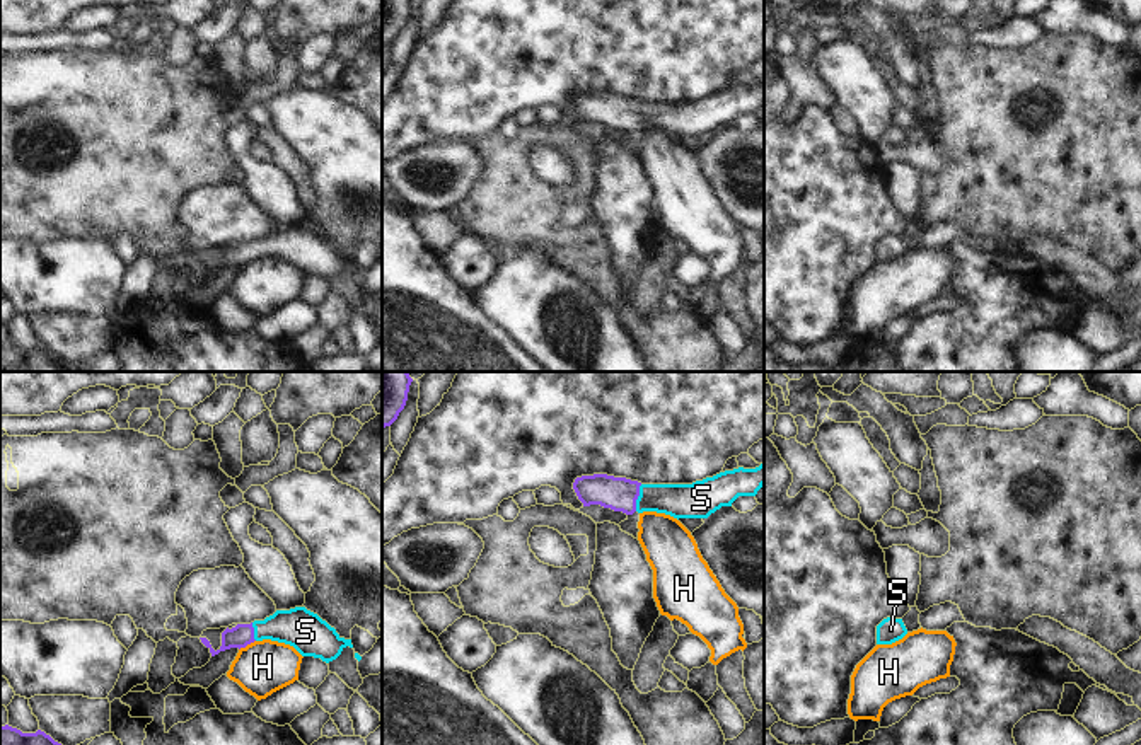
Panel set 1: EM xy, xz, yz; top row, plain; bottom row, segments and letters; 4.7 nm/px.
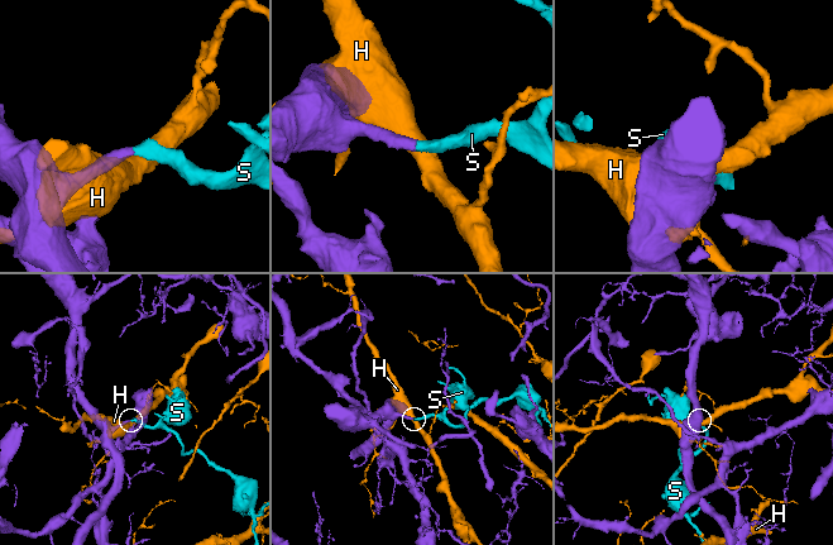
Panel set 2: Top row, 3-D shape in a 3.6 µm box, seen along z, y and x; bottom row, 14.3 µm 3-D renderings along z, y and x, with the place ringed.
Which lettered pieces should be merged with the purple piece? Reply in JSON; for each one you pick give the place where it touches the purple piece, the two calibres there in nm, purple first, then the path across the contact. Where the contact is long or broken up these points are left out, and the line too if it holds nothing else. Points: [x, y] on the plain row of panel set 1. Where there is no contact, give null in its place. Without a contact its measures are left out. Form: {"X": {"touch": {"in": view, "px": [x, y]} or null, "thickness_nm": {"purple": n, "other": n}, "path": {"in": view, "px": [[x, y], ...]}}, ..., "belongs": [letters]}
{"S": {"touch": {"in": "xz", "px": [637, 116]}, "thickness_nm": {"purple": 160, "other": 160}, "path": {"in": "xz", "px": [[618, 111], [637, 116], [677, 118]]}}, "belongs": ["S"]}

